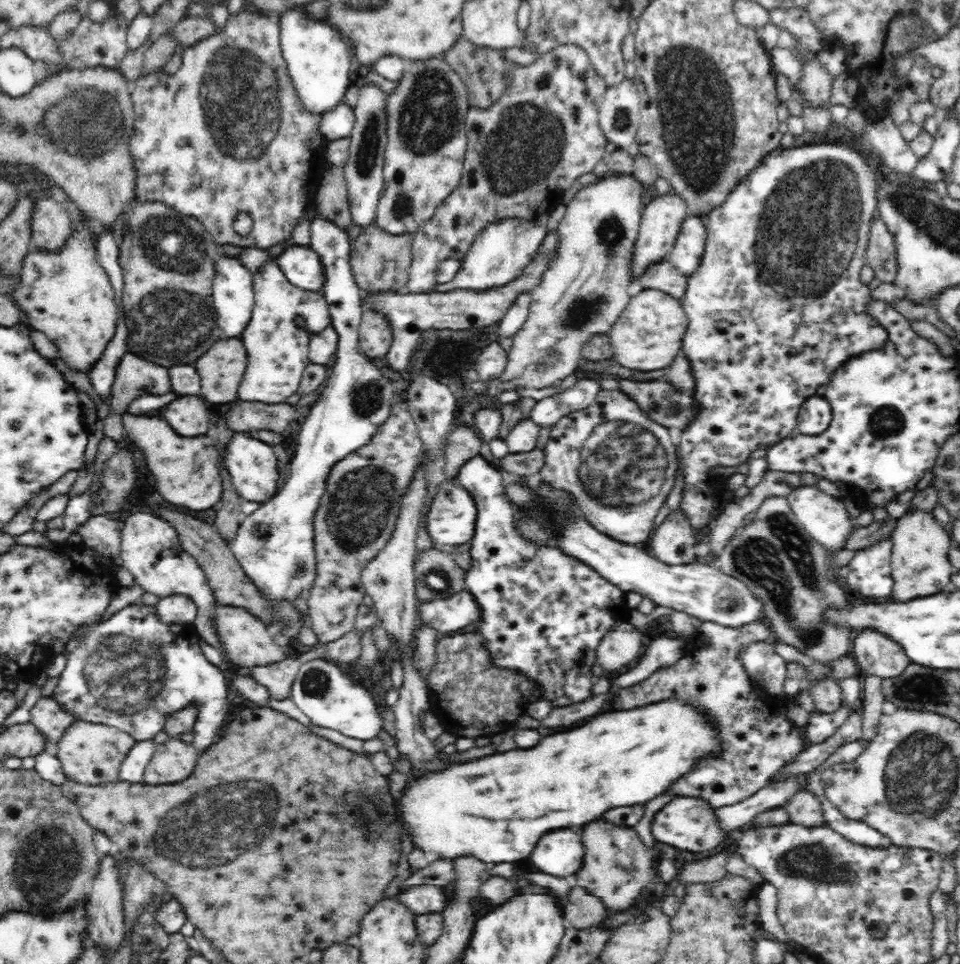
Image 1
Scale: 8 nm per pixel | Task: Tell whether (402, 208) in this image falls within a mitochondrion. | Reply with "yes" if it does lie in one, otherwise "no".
yes

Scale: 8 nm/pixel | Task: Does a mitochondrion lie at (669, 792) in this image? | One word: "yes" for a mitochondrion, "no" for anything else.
no

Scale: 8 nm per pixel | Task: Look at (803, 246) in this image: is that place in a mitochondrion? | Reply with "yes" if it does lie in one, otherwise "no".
yes

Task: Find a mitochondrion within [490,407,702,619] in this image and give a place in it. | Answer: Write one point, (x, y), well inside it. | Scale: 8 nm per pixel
(620, 464)

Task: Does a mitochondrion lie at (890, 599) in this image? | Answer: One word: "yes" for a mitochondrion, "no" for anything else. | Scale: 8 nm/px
no

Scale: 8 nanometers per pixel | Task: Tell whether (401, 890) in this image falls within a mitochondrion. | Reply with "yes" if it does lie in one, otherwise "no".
no

